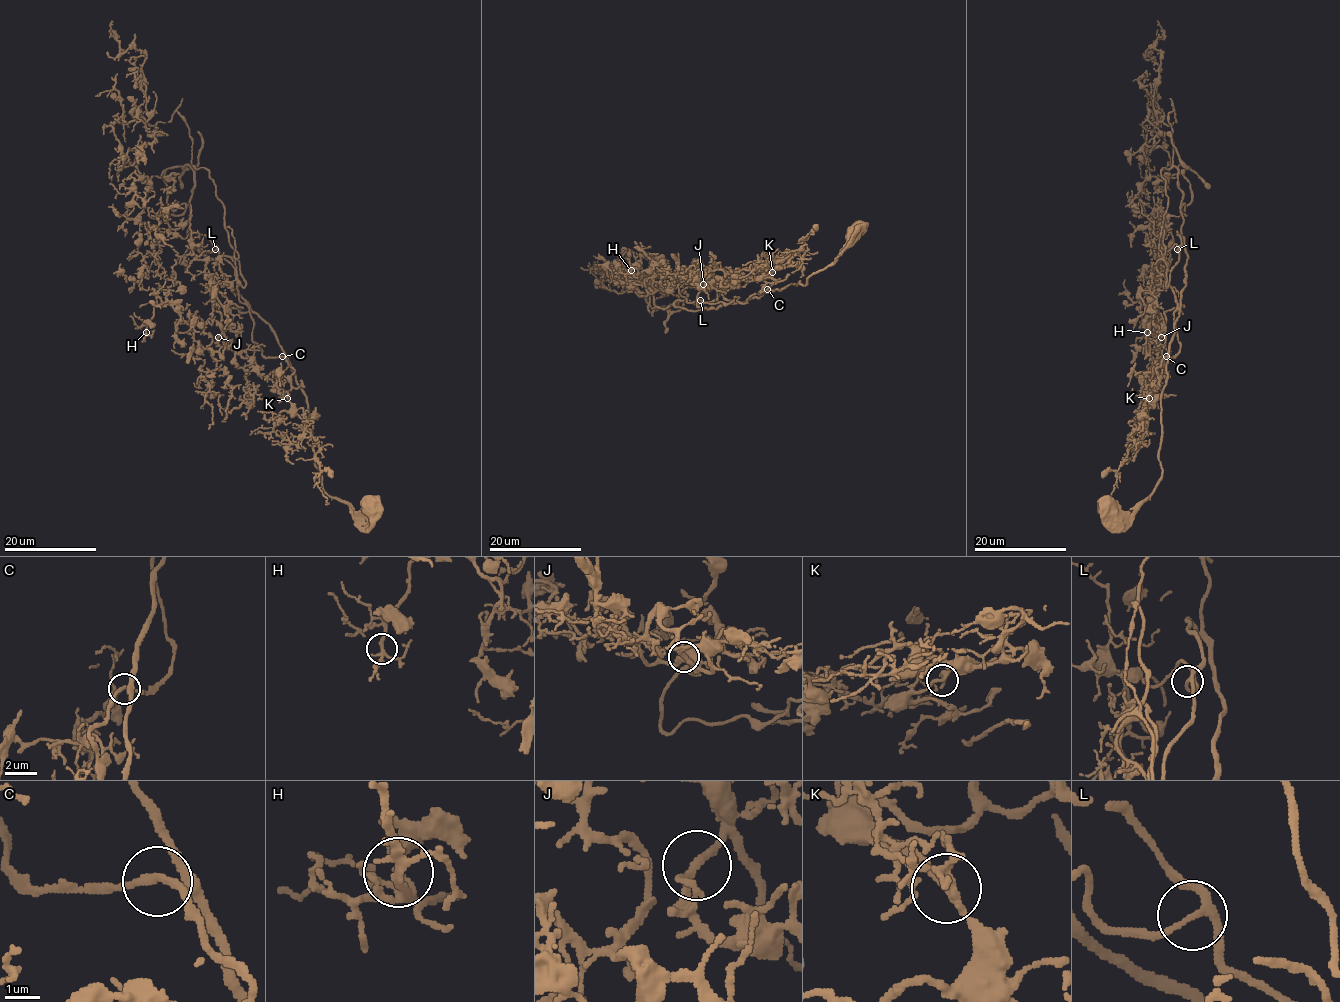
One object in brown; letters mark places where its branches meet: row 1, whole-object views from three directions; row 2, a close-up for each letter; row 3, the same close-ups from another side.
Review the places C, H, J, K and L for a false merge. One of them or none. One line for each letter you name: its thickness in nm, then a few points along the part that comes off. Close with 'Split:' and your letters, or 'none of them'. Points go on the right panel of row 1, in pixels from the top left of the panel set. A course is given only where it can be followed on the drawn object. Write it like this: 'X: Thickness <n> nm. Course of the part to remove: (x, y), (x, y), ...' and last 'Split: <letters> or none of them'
Split: none of them

